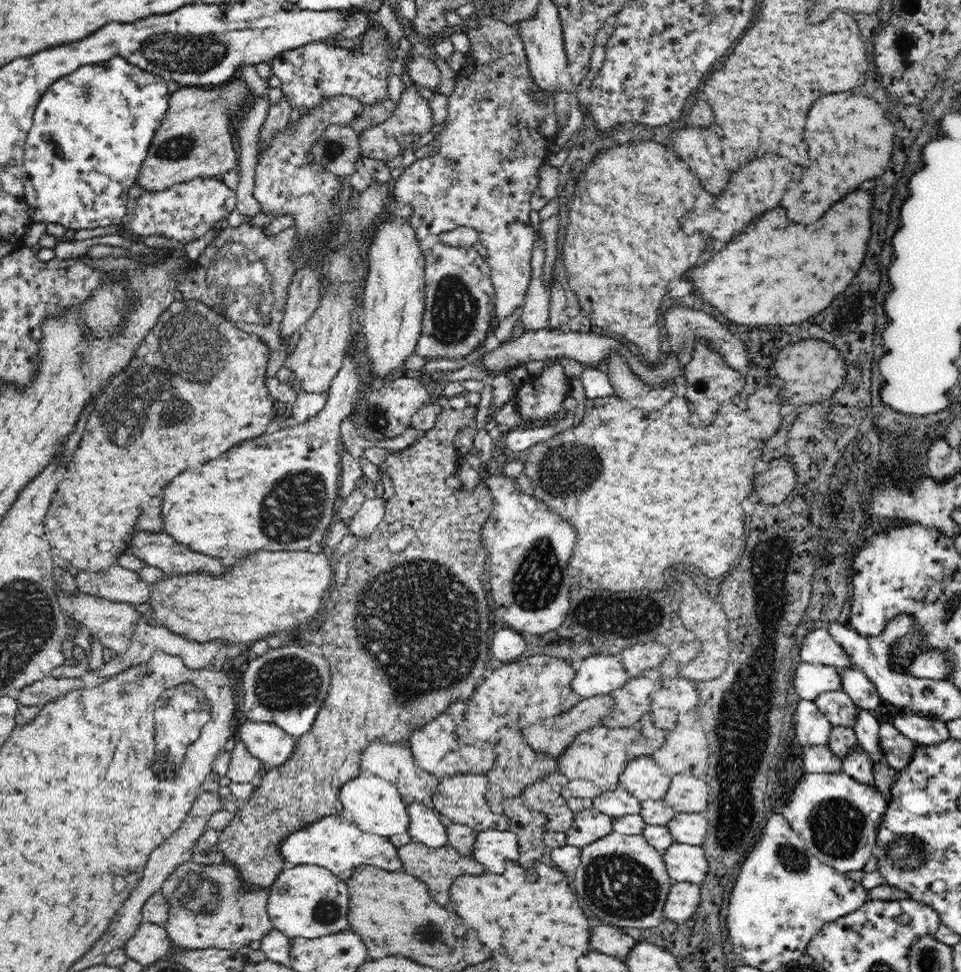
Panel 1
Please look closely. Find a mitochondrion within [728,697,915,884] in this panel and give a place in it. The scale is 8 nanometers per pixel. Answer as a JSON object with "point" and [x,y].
{"point":[837,825]}

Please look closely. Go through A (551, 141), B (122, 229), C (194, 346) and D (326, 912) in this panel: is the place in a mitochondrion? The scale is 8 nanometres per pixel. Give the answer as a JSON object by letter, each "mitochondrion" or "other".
{"A":"other","B":"other","C":"mitochondrion","D":"mitochondrion"}

